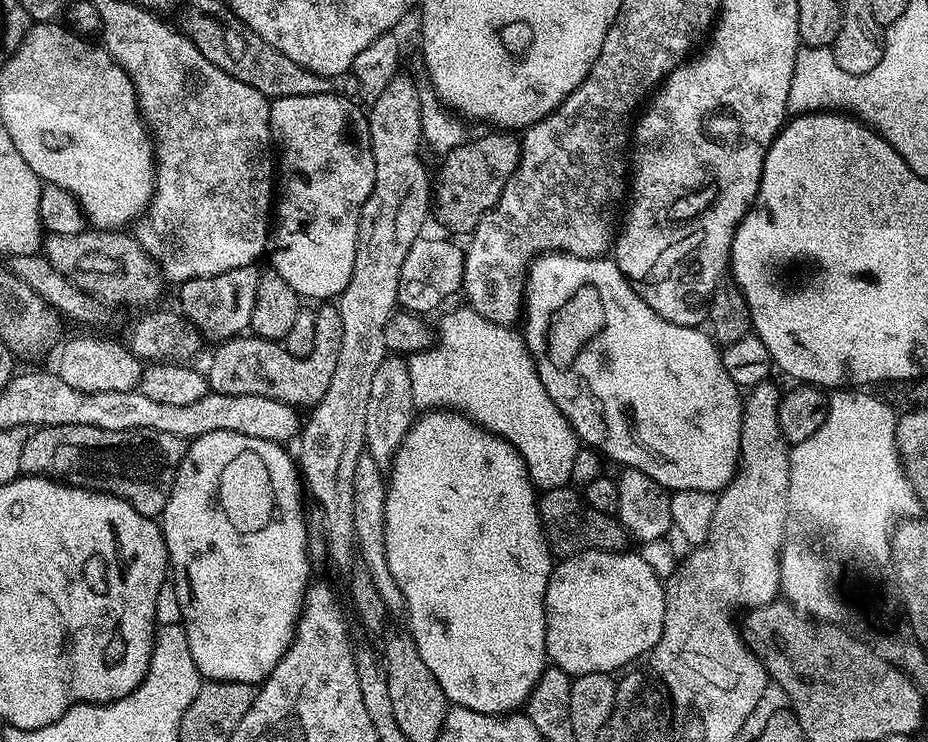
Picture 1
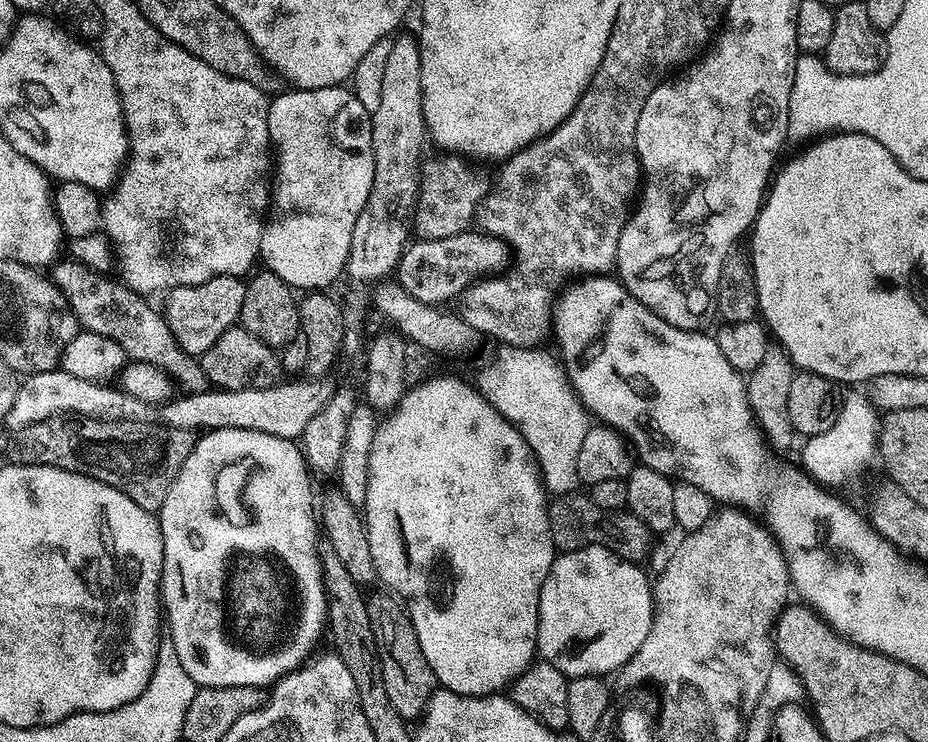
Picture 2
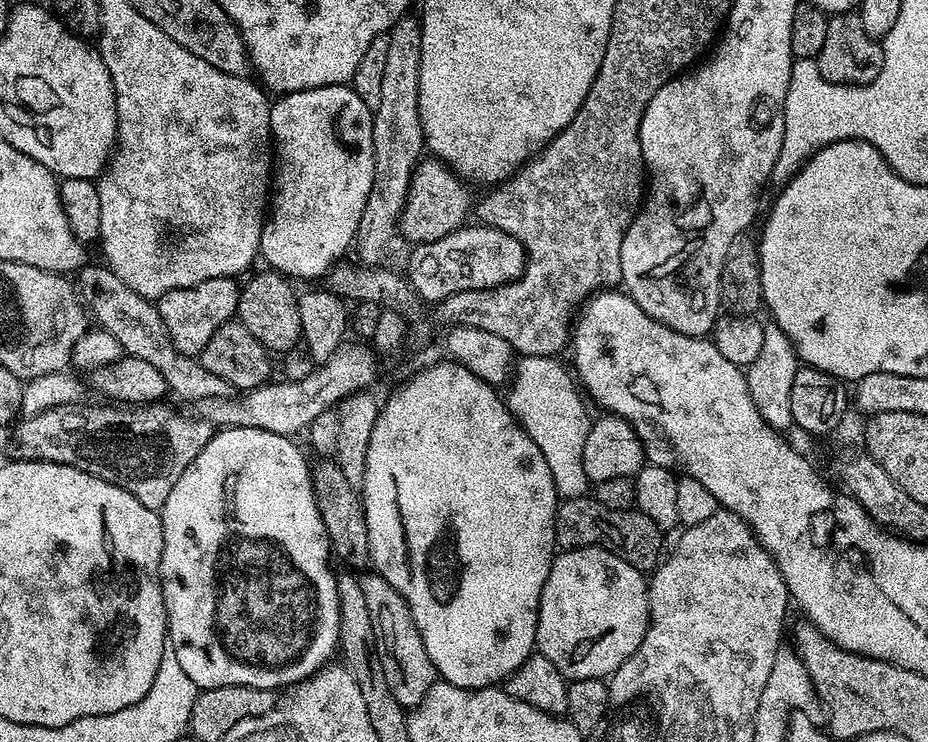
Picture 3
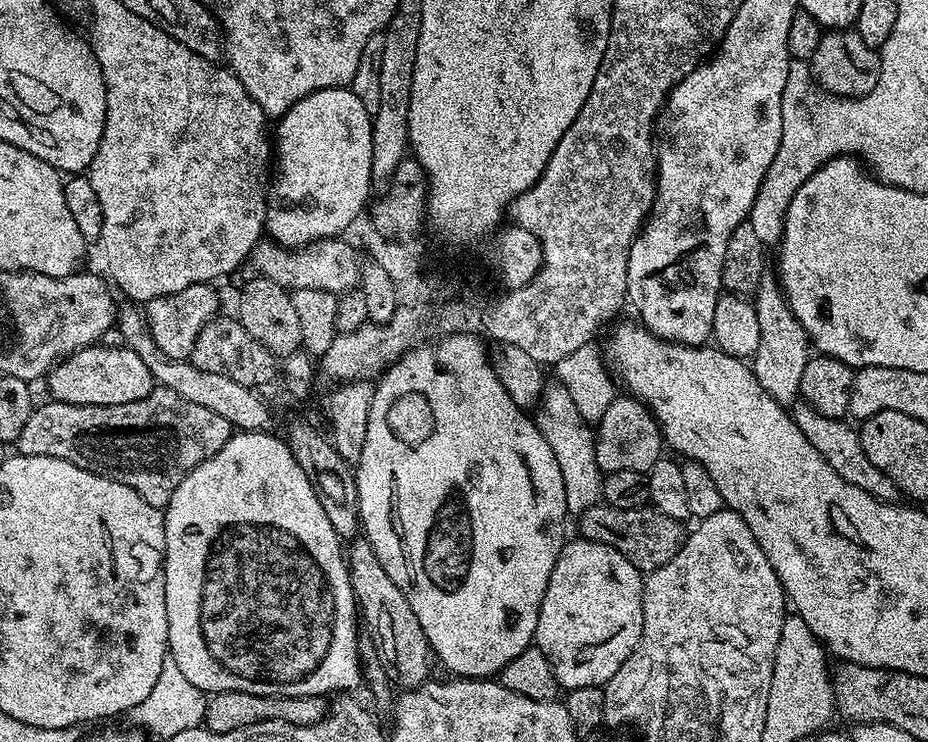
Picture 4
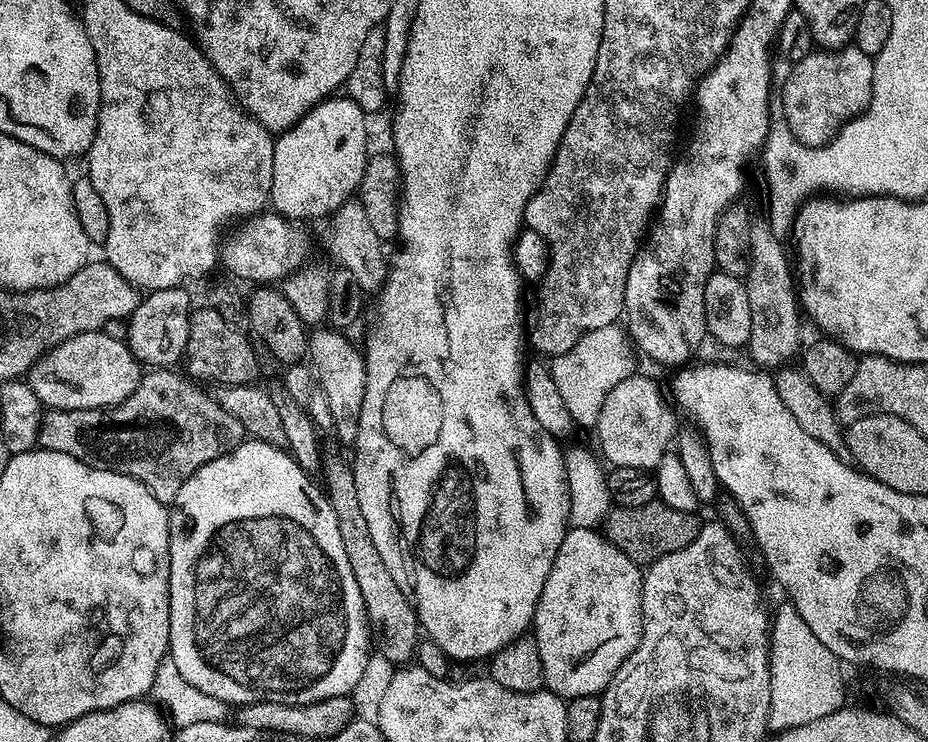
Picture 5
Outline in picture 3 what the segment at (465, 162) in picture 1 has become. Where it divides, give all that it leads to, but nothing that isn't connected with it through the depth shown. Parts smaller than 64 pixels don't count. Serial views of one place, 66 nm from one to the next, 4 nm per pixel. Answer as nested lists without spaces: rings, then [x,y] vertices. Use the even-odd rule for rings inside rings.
[[[422,158],[414,166],[410,178],[408,201],[398,221],[398,232],[409,240],[409,245],[438,242],[438,238],[446,238],[446,234],[456,232],[465,227],[464,220],[474,208],[474,196],[468,193],[469,185],[461,180],[442,160]]]

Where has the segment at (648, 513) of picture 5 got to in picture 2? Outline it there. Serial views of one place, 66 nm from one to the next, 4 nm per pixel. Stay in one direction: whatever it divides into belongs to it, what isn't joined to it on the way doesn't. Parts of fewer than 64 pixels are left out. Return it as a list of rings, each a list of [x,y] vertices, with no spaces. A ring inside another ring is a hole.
[[[579,491],[569,492],[566,496],[555,497],[548,504],[550,534],[557,553],[573,552],[586,546],[602,546],[617,552],[623,560],[643,561],[643,556],[648,552],[648,543],[654,540],[648,527],[632,512],[602,510],[602,506],[594,506],[591,495],[580,495]]]

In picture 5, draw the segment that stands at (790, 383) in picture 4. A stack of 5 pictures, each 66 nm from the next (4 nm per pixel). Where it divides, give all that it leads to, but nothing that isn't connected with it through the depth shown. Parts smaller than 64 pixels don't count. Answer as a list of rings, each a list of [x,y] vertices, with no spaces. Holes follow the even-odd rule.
[[[753,223],[750,232],[750,270],[744,280],[746,295],[750,297],[751,330],[746,352],[752,355],[751,363],[760,370],[780,370],[791,365],[788,363],[795,356],[797,359],[802,348],[802,305],[798,299],[798,284],[794,279],[794,264],[789,253],[788,256],[784,253],[784,243],[781,237],[773,234],[767,223]]]

